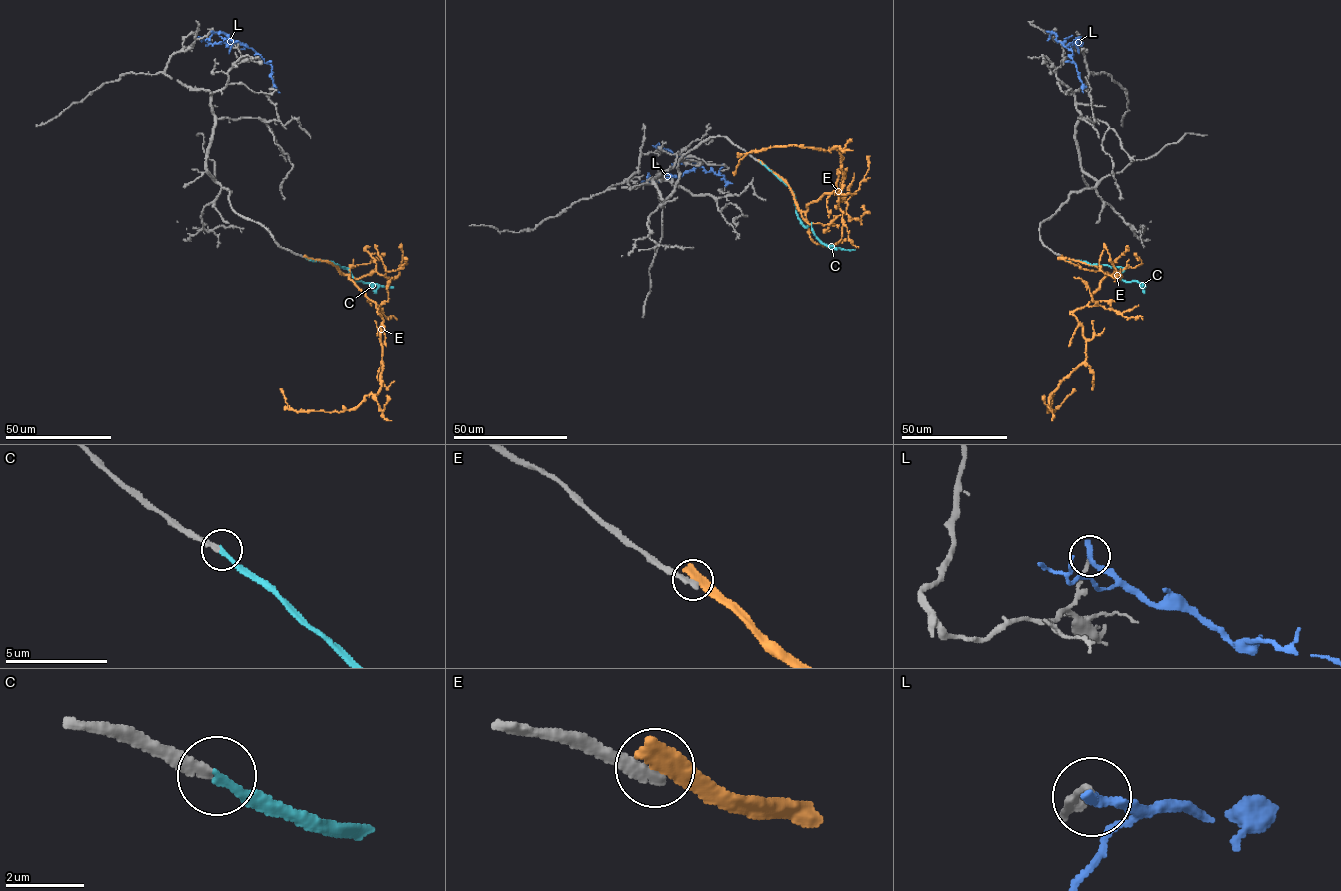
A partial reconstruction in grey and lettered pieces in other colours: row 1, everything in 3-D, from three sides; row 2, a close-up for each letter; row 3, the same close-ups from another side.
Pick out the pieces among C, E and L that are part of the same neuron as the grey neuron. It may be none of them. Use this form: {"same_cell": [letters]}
{"same_cell": ["C"]}

